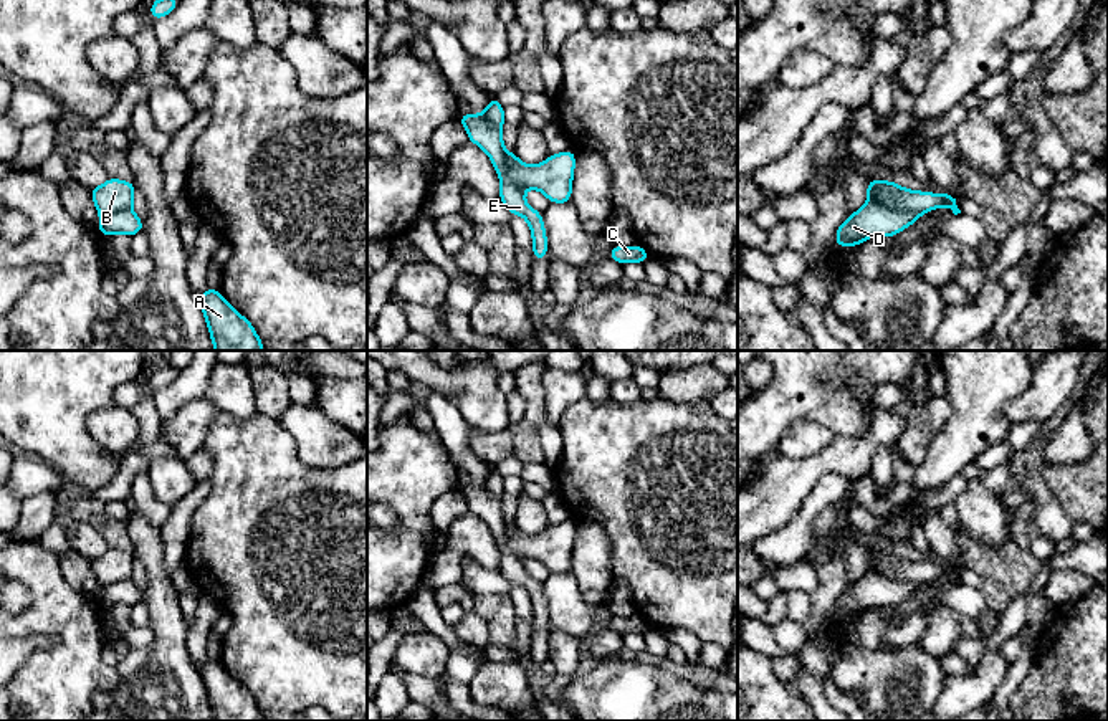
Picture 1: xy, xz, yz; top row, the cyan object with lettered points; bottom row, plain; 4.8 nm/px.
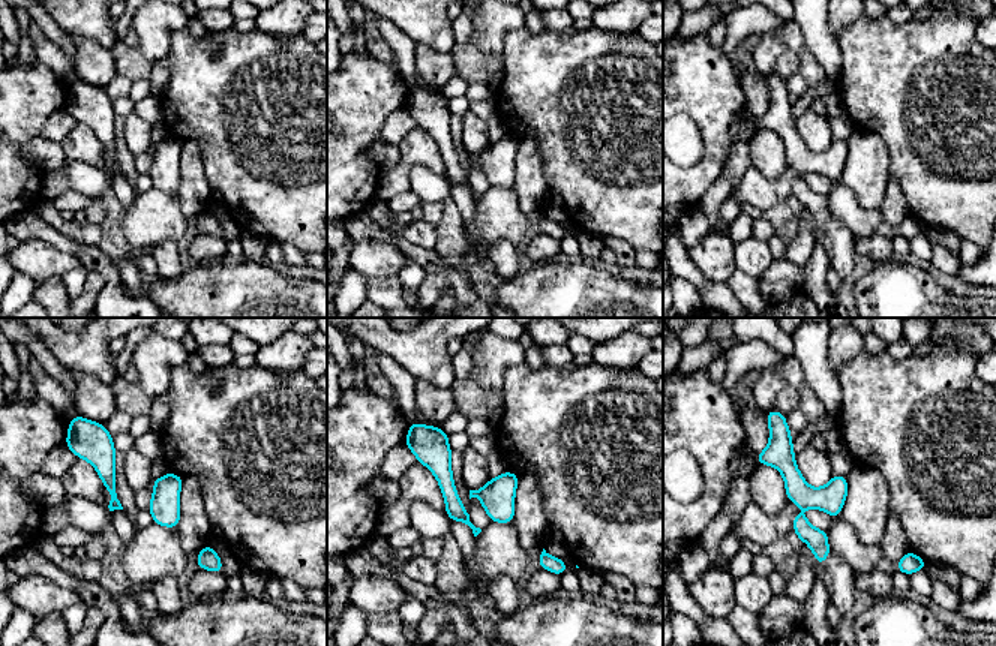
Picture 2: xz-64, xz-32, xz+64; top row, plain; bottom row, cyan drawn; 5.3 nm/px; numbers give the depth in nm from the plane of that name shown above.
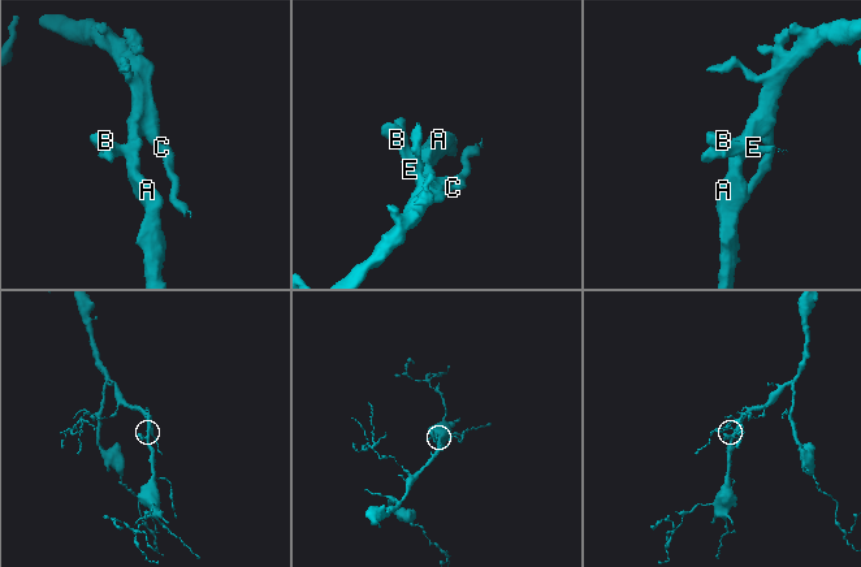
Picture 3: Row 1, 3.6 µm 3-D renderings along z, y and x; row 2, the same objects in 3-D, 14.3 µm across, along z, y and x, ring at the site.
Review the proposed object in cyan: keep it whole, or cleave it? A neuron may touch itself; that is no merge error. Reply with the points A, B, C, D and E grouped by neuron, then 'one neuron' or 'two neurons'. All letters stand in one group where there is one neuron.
A C D / B E; two neurons

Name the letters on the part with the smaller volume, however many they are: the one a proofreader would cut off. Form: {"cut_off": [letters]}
{"cut_off": ["B", "E"]}

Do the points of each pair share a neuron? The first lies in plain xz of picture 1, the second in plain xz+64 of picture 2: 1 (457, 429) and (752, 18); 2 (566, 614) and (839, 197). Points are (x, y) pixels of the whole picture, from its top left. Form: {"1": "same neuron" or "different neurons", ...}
{"1": "same neuron", "2": "same neuron"}

